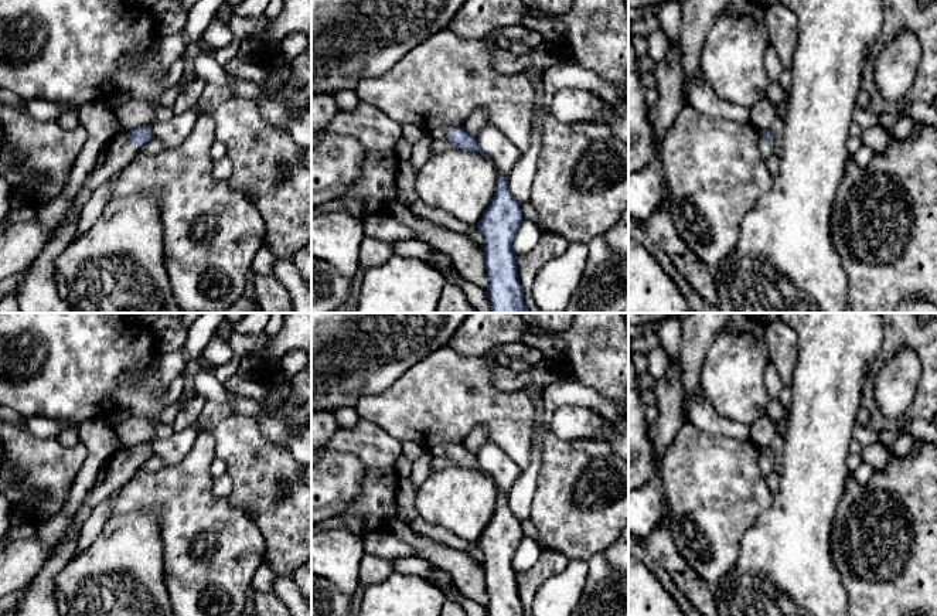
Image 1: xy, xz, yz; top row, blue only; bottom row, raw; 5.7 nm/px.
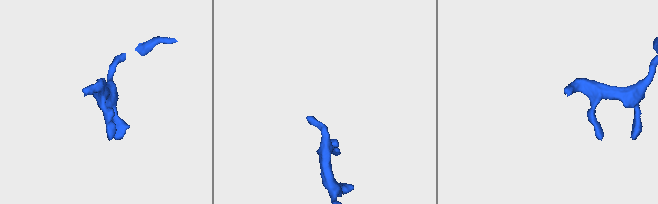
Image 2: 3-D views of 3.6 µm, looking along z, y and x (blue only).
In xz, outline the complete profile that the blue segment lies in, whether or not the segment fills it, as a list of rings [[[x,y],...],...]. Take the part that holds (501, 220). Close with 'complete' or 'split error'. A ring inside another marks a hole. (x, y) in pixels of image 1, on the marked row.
[[[498,176],[494,197],[477,225],[484,236],[481,248],[488,279],[487,296],[493,313],[531,313],[524,302],[524,290],[518,279],[517,255],[512,251],[512,242],[522,219],[521,204],[510,193],[507,178]]]; complete

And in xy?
[[[149,125],[122,132],[109,146],[106,159],[96,164],[85,178],[81,190],[92,193],[126,167],[134,156],[154,137]]]; split error

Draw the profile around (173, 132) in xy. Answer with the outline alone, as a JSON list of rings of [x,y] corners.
[[[188,109],[180,115],[171,115],[167,122],[154,120],[149,126],[156,137],[159,137],[164,149],[173,149],[185,142],[192,132],[198,113],[194,109]]]

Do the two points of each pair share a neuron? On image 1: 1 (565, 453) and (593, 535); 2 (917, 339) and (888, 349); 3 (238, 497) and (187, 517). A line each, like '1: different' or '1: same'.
1: same
2: same
3: different

